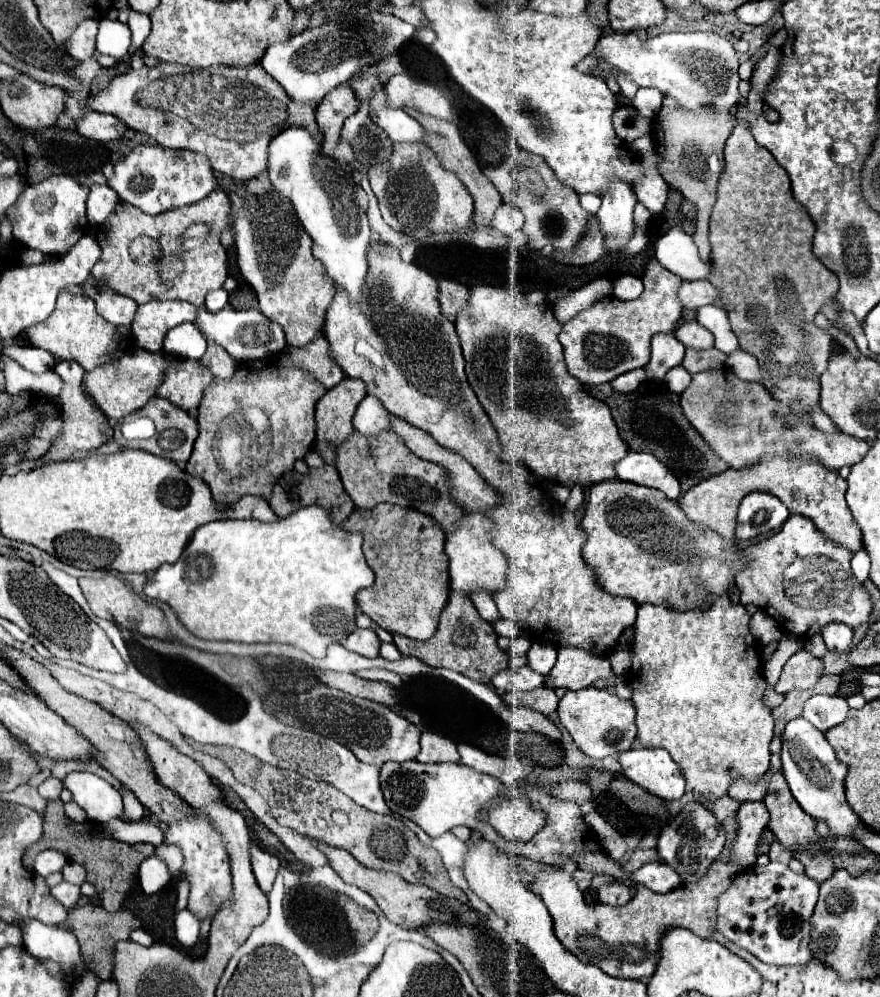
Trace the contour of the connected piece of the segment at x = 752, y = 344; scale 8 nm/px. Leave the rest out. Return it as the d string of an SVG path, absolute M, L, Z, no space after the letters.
M736 122L724 148L724 172L718 180L718 198L710 216L710 264L712 272L708 282L720 290L722 308L728 312L732 332L740 340L740 348L752 354L762 372L764 386L770 394L784 402L792 414L786 426L794 426L804 420L812 424L808 410L818 404L820 382L818 378L826 370L832 350L832 338L826 330L814 324L814 316L820 306L838 292L838 278L812 256L814 224L806 210L792 198L788 174L774 156L762 148L748 132L748 126Z

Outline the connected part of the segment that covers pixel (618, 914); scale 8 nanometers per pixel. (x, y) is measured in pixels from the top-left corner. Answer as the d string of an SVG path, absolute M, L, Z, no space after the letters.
M714 862L708 872L698 880L684 884L668 894L656 894L644 884L636 884L636 896L626 906L610 906L603 903L588 905L574 876L566 870L538 872L534 874L528 890L542 898L552 920L554 934L562 946L578 956L584 964L594 964L602 972L616 978L650 978L656 972L660 960L662 934L668 928L686 928L702 938L712 938L716 932L716 904L718 896L728 890L732 880L742 872L742 866Z

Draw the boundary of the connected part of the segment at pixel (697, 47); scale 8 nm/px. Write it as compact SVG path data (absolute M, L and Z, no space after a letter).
M608 32L598 40L594 54L606 60L614 70L630 74L638 86L658 88L662 94L676 98L678 104L690 110L702 106L732 110L740 100L740 64L726 64L726 56L712 56L712 32L672 32L644 42L634 32Z

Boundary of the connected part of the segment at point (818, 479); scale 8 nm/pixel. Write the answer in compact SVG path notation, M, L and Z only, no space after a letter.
M774 456L744 470L726 470L690 488L680 500L680 506L692 522L704 524L724 538L734 538L734 516L738 512L738 504L746 494L754 490L762 492L768 490L770 494L778 496L782 504L786 504L790 514L802 514L810 518L818 526L818 530L822 530L828 538L836 540L838 544L846 546L850 552L862 548L860 528L844 500L846 480L840 478L838 472L822 468L822 464L810 460L808 456L798 456L798 458Z

